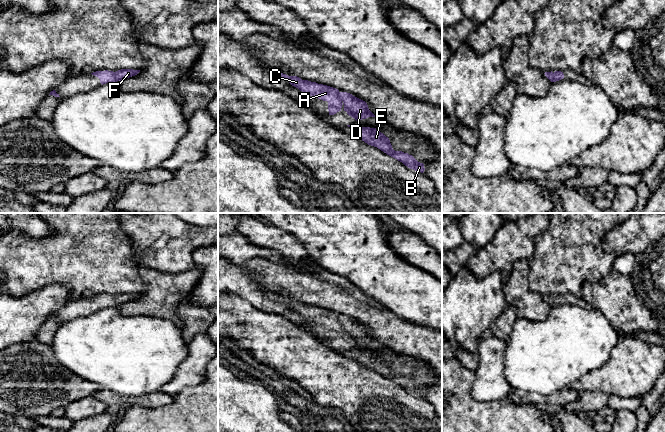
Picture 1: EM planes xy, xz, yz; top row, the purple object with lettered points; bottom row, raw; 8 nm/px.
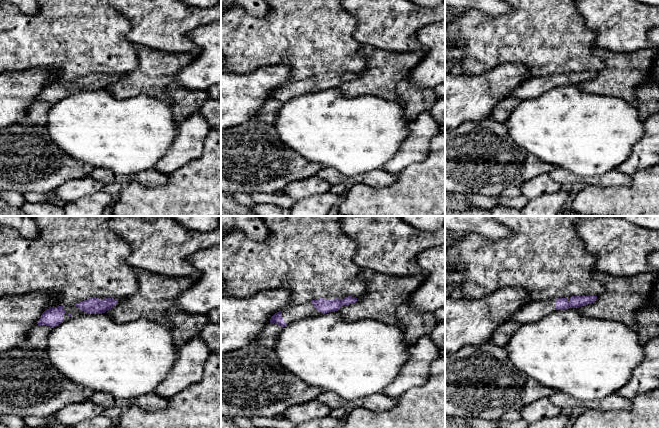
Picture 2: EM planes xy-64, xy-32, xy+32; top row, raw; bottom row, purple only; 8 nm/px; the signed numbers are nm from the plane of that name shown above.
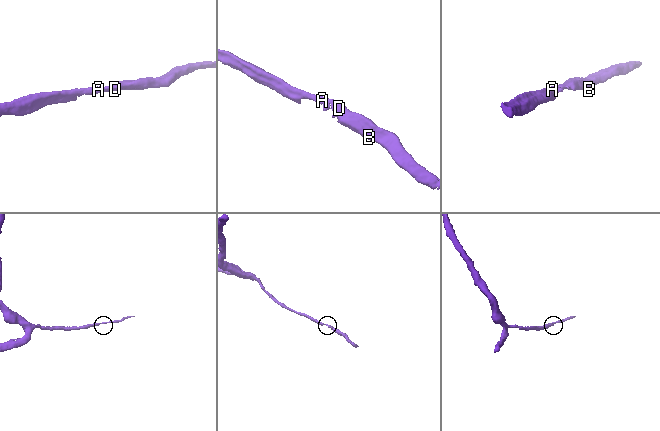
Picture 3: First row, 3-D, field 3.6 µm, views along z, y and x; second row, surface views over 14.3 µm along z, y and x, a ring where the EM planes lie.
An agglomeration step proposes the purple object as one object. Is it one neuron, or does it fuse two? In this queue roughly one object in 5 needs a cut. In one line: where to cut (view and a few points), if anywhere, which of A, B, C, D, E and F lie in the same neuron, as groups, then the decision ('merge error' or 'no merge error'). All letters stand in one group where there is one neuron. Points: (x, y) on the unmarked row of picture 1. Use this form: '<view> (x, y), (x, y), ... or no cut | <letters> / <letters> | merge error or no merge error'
no cut | A B C D E F | no merge error

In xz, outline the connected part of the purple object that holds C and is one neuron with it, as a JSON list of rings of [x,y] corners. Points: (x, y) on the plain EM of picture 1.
[[[279,296],[278,301],[288,305],[292,310],[298,312],[303,317],[309,318],[314,322],[321,323],[328,326],[329,339],[334,339],[344,332],[349,340],[356,345],[366,343],[368,341],[376,341],[368,332],[365,325],[353,320],[347,316],[340,316],[338,313],[311,306],[308,304],[302,304],[297,300],[288,300]]]

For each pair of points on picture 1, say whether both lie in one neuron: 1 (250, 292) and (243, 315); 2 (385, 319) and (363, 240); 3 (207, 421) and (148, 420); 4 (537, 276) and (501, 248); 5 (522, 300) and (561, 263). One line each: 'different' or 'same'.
1: different
2: different
3: same
4: different
5: different

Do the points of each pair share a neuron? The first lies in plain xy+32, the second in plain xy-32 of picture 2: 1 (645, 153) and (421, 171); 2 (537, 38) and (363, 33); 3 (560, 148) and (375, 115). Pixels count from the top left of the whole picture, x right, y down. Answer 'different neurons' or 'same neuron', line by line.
1: different neurons
2: different neurons
3: same neuron

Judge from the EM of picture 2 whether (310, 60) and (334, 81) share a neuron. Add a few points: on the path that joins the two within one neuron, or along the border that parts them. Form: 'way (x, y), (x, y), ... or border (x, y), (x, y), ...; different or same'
border (323, 73), (300, 79); different

